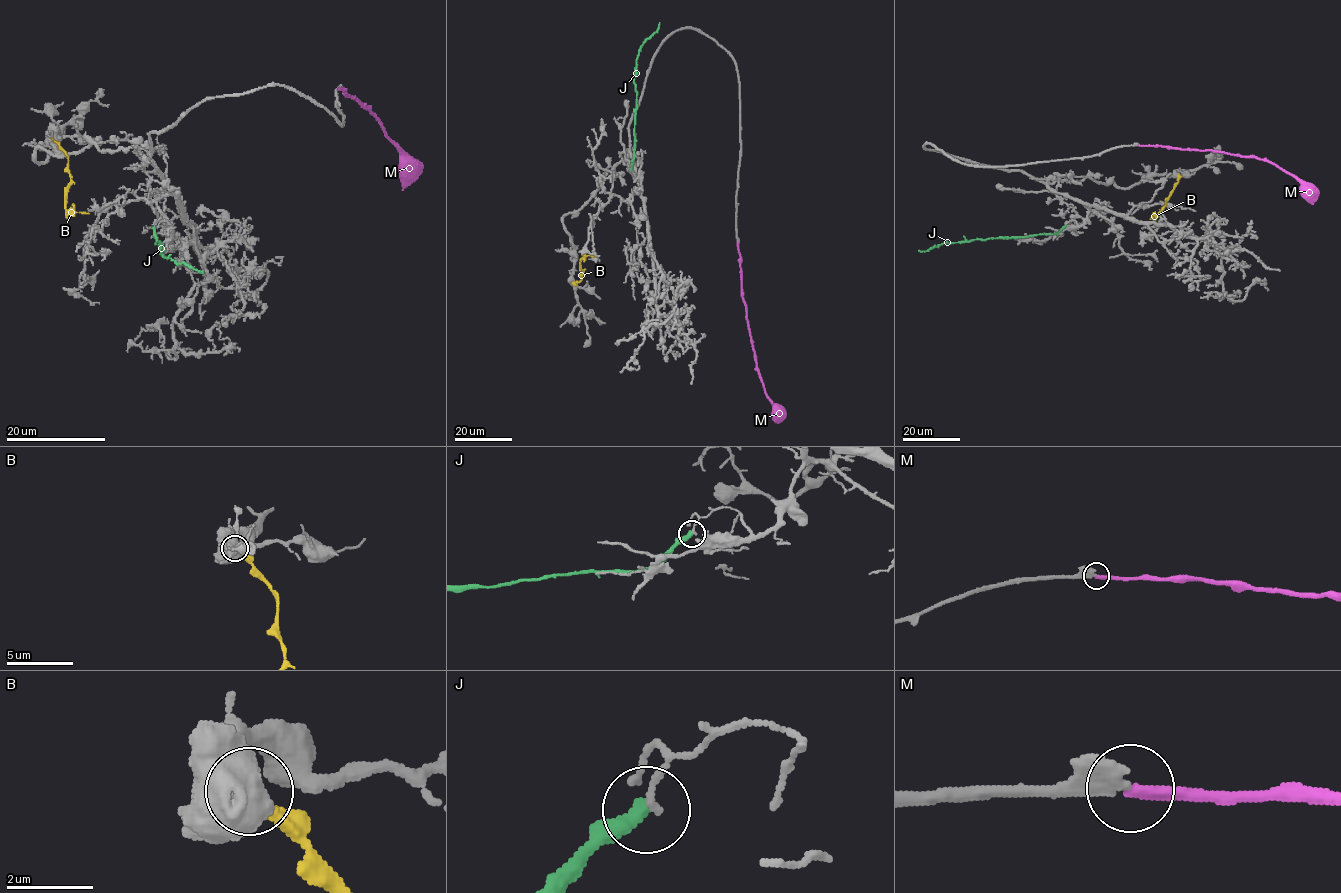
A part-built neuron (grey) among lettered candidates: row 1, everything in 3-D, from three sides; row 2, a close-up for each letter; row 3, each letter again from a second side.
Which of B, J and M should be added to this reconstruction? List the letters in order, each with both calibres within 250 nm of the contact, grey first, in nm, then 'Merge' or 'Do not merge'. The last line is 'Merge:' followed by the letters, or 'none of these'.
B: Thickness 750 nm (grey) against 280 nm. Do not merge
J: Thickness 150 nm (grey) against 360 nm. Do not merge
M: Thickness 360 nm (grey) against 320 nm. Merge
Merge: M

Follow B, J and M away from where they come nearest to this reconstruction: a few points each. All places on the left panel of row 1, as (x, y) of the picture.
B: (52, 139), (68, 160), (70, 184), (65, 208), (89, 213)
J: (153, 228), (158, 245), (163, 249), (158, 252), (162, 257), (203, 270)
M: (339, 88), (371, 112), (399, 151), (403, 190)

